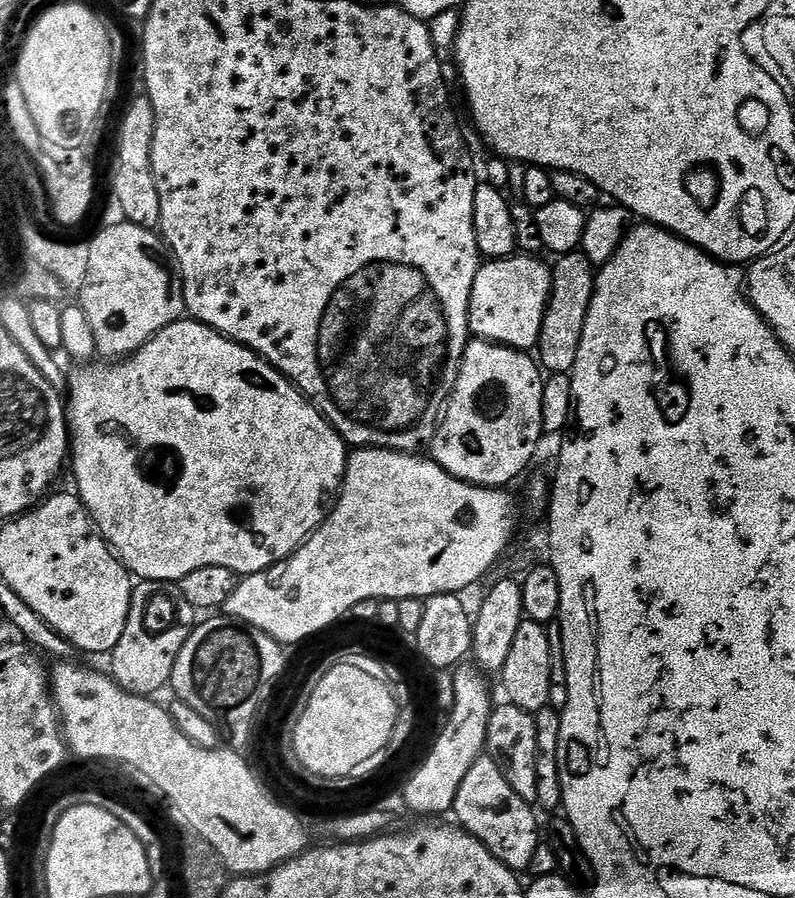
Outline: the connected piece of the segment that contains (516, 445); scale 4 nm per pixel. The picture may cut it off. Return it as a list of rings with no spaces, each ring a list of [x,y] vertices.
[[[469,339],[430,445],[431,459],[454,478],[482,488],[504,488],[527,470],[540,436],[545,435],[542,390],[546,379],[539,363],[528,356],[519,348]]]

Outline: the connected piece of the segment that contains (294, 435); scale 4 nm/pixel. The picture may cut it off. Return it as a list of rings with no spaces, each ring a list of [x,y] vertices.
[[[181,318],[166,326],[137,352],[115,362],[88,362],[67,381],[66,417],[70,437],[70,468],[76,479],[75,491],[88,509],[97,532],[133,577],[140,580],[178,582],[202,566],[226,566],[237,577],[268,572],[298,551],[304,541],[320,527],[335,501],[344,471],[348,465],[349,445],[336,432],[336,427],[323,416],[316,405],[267,360],[256,355],[243,344],[223,336],[197,320]]]

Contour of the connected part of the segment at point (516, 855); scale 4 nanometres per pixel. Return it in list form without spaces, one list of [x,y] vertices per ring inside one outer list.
[[[485,754],[478,757],[474,766],[470,766],[466,778],[462,778],[462,786],[458,786],[454,817],[456,816],[455,823],[474,838],[478,838],[478,842],[482,842],[486,850],[494,854],[494,858],[501,860],[513,872],[524,874],[528,872],[530,858],[534,858],[534,850],[542,842],[542,828],[540,824],[536,825],[536,816],[532,813],[532,808],[533,805],[527,800],[518,798],[518,794],[514,794],[514,789],[510,787],[510,782],[502,778],[502,770],[498,770],[498,762],[494,762]]]

